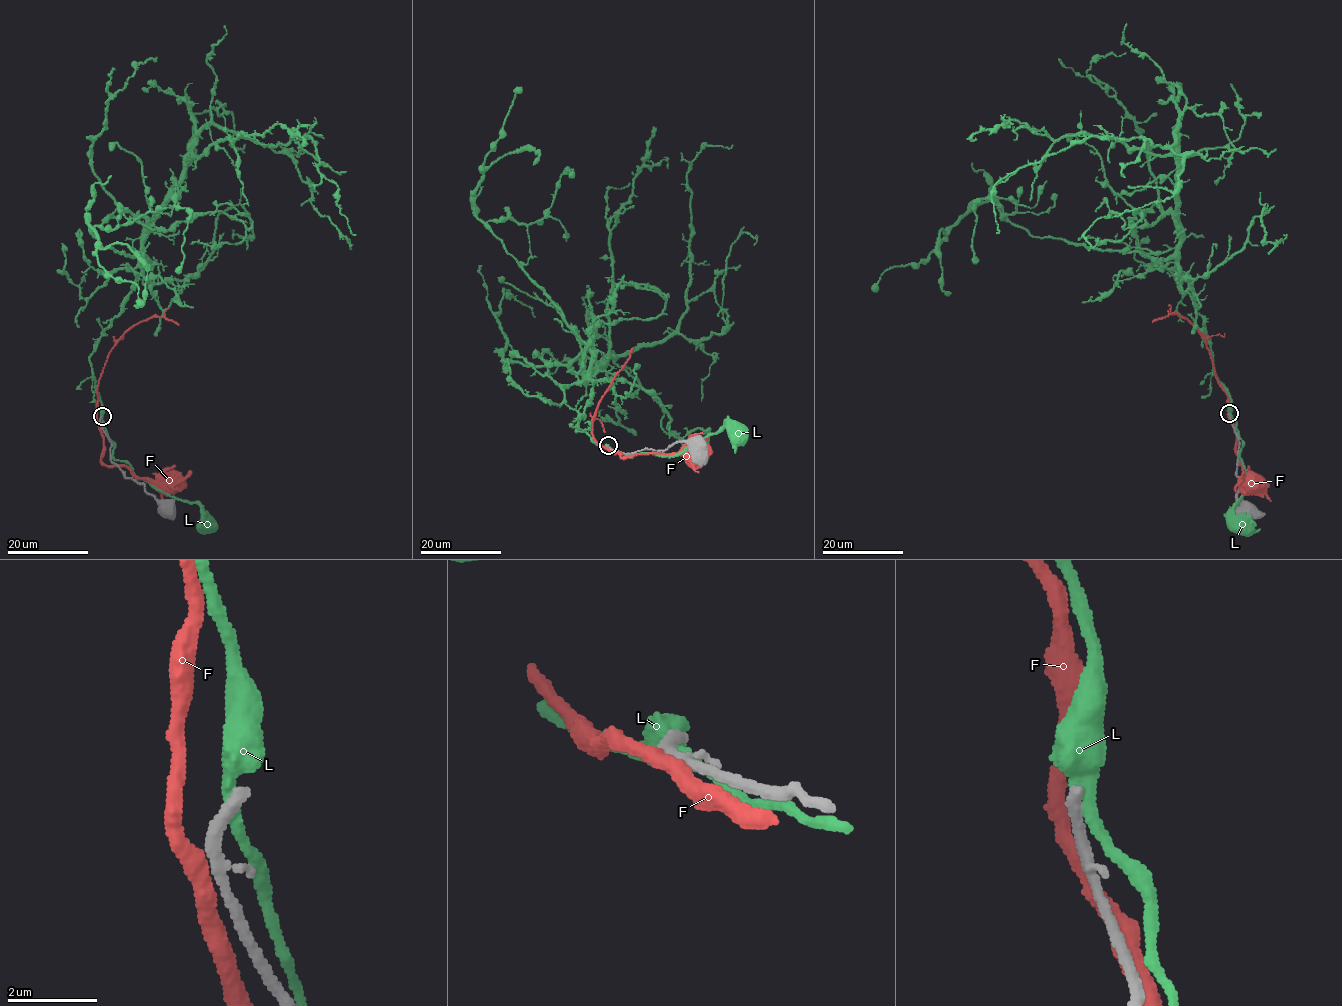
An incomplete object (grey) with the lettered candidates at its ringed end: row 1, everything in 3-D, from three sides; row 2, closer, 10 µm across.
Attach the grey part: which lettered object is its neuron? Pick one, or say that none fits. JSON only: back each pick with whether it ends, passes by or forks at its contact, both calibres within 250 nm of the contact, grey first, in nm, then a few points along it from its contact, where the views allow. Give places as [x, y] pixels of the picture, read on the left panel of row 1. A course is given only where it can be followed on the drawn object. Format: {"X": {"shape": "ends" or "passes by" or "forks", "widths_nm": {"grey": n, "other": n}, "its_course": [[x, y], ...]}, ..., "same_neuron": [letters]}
{"same_neuron": []}

